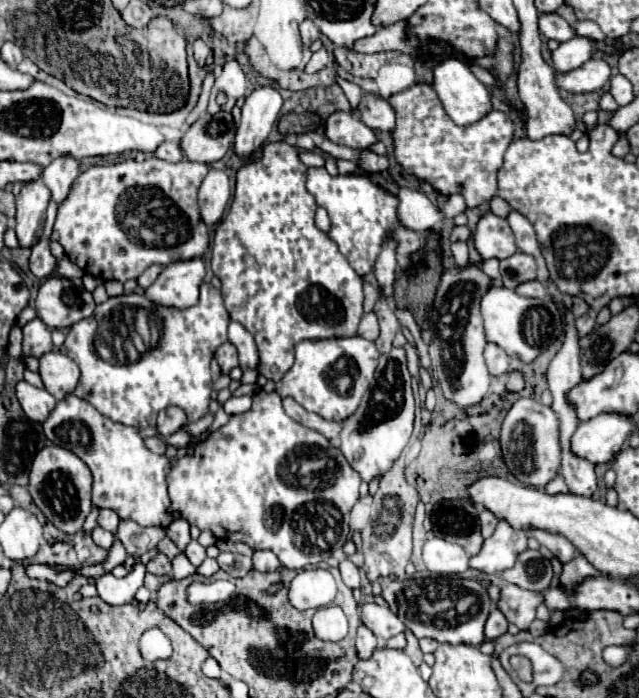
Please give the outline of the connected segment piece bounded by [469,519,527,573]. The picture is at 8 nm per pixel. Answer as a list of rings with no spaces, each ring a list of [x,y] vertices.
[[[499,519],[495,533],[485,539],[483,551],[471,557],[469,565],[483,573],[497,573],[509,569],[517,557],[527,549],[527,531],[513,529],[505,519]]]

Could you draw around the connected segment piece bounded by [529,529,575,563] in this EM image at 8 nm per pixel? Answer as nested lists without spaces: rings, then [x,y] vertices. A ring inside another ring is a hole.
[[[529,529],[529,535],[533,535],[541,545],[545,545],[561,563],[567,563],[575,557],[575,549],[567,537],[561,537],[559,533],[545,533],[543,529]]]

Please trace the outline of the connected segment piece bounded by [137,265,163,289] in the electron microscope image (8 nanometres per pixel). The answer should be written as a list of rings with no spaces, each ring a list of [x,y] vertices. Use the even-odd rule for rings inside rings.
[[[151,265],[149,269],[145,269],[145,273],[141,273],[141,277],[137,277],[137,285],[139,285],[141,289],[147,289],[147,287],[157,279],[157,275],[159,275],[161,269],[163,269],[163,267],[159,267],[159,265]]]

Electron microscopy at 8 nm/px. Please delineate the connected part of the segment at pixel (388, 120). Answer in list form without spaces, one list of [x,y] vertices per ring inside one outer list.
[[[371,93],[363,95],[359,103],[359,113],[361,113],[361,121],[371,129],[387,131],[387,133],[395,131],[395,113],[383,97]]]

